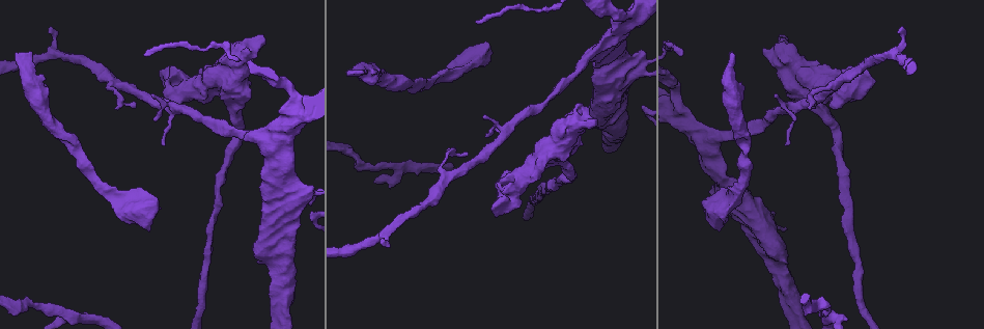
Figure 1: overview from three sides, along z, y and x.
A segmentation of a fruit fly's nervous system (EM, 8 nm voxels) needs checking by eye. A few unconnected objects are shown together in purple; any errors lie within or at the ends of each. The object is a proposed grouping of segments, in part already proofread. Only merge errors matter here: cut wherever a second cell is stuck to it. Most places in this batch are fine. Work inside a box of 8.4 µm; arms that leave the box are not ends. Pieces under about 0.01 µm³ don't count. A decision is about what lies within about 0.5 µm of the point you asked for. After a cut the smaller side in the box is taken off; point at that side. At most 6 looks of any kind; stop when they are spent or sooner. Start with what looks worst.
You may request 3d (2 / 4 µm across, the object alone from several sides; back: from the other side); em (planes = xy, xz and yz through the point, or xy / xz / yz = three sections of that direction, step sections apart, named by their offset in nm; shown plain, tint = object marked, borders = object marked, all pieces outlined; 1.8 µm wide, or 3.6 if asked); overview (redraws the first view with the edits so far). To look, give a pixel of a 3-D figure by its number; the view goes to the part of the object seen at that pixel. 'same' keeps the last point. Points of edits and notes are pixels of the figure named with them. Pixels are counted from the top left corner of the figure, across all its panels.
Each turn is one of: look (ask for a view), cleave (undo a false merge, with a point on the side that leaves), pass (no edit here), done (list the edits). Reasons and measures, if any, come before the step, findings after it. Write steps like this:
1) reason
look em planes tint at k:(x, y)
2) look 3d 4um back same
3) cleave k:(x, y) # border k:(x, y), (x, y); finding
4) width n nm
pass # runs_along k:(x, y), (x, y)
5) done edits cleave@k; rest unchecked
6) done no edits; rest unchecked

sharp bend
look 3d 4um at 1:(521, 178)

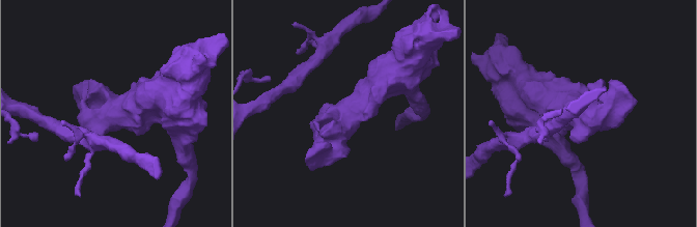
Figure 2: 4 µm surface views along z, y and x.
need the tissue
look em xz step 8 tint at 2:(351, 115)

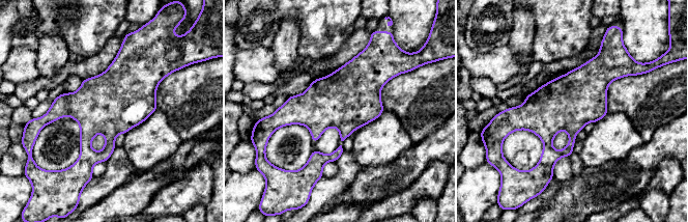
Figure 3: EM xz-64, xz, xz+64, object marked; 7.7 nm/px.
look em planes tint same

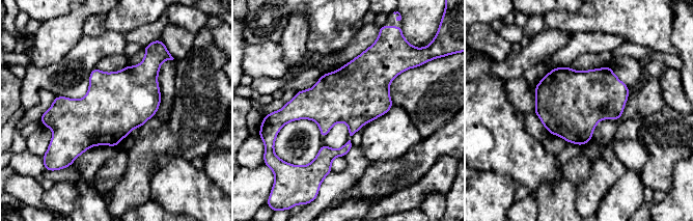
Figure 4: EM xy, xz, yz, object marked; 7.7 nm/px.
width 480 nm
pass # one cell here

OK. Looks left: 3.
sudden change in width
look 3d 4um at 1:(359, 67)

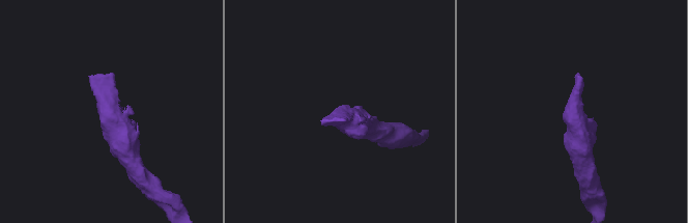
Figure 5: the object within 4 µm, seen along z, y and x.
shape alone is not enough
look em yz step 4 tint at 5:(108, 114)

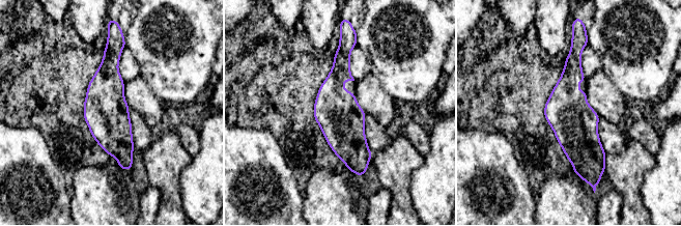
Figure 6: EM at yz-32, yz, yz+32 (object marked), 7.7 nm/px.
look em xy step 16 tint same

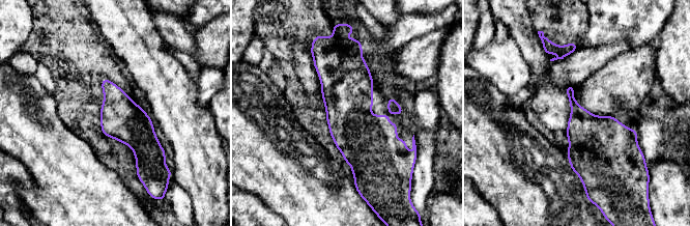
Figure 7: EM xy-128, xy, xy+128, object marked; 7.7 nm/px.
width 240 nm
pass # all the same cell

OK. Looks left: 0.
done no edits; rest unchecked

